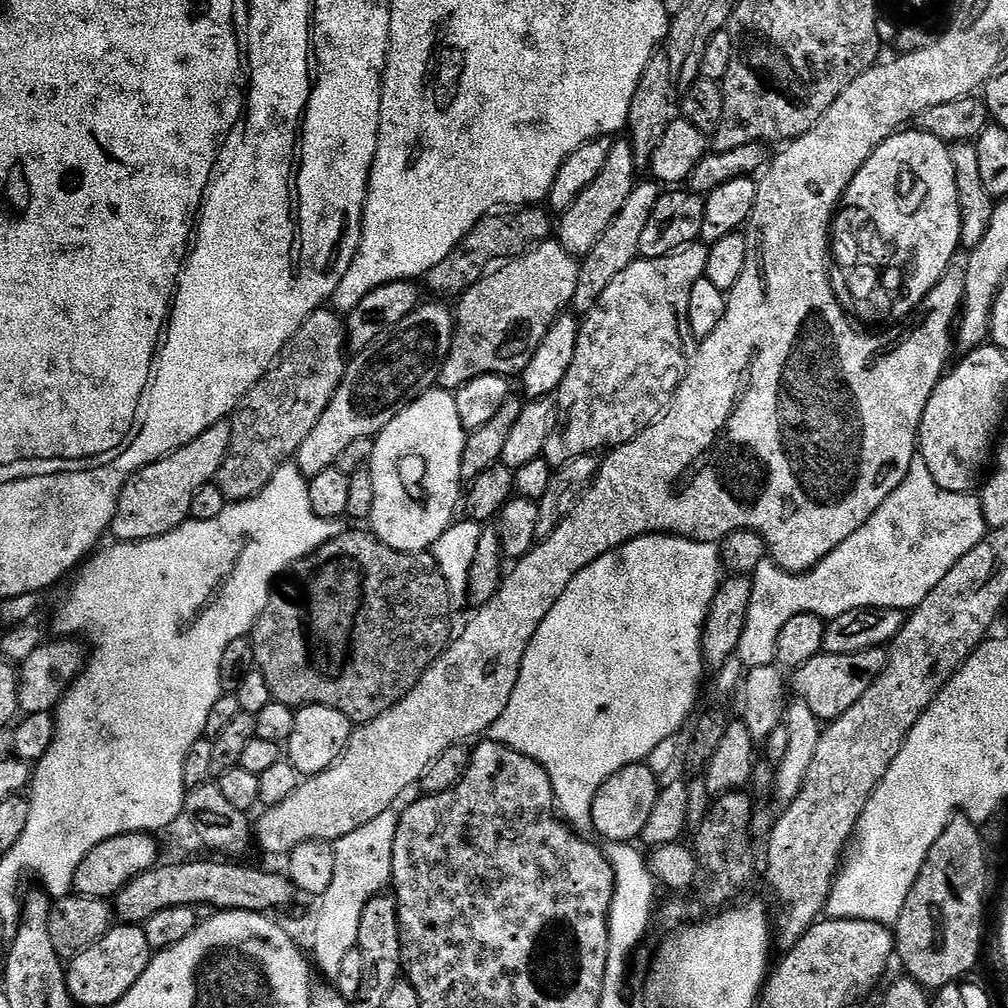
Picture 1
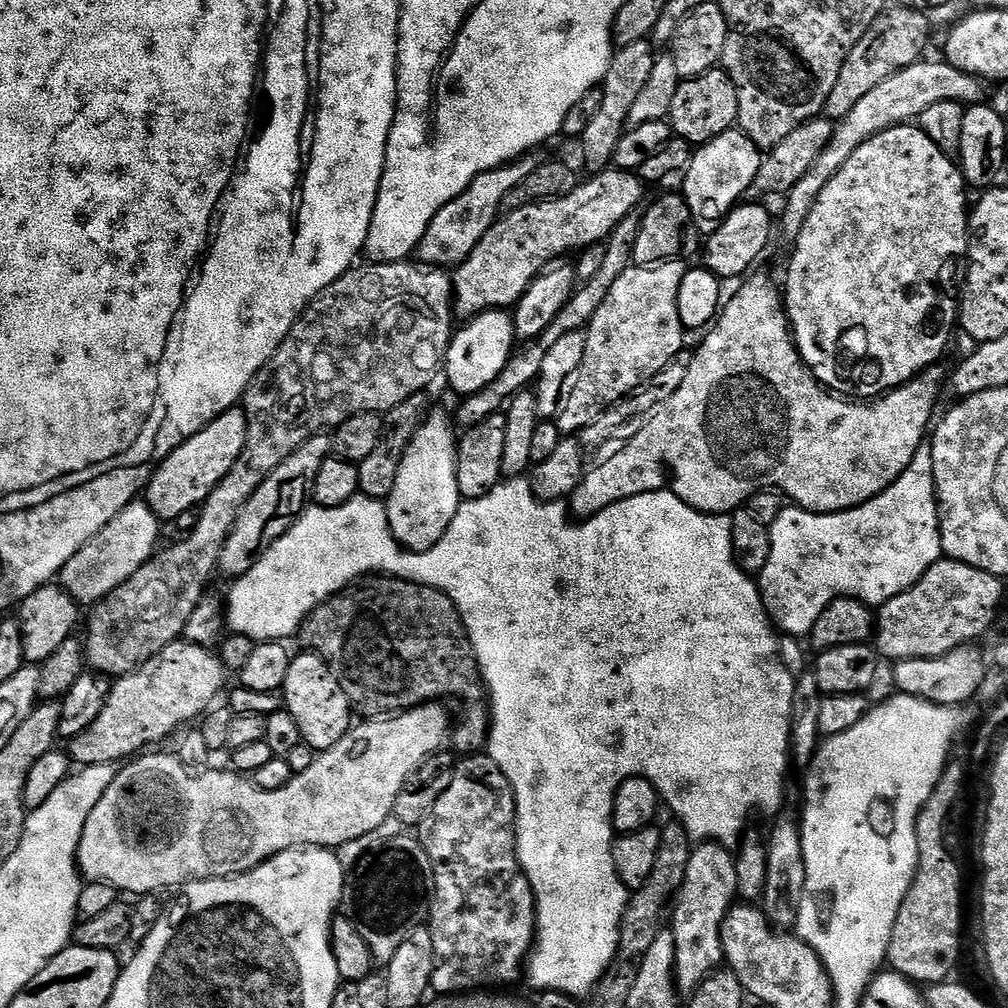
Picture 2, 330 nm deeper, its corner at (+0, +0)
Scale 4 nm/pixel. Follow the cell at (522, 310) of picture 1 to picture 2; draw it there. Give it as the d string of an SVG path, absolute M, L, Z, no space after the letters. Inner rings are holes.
M609 166L603 172L595 173L591 179L589 184L577 183L573 192L559 196L557 200L537 200L535 204L527 204L497 219L494 227L482 238L482 242L474 246L470 258L463 260L451 273L452 310L457 321L467 322L484 312L511 309L541 272L553 262L564 258L559 256L564 256L567 252L576 254L594 244L607 241L618 222L622 222L626 214L641 207L640 199L644 196L646 184L636 172L625 172L623 168Z

